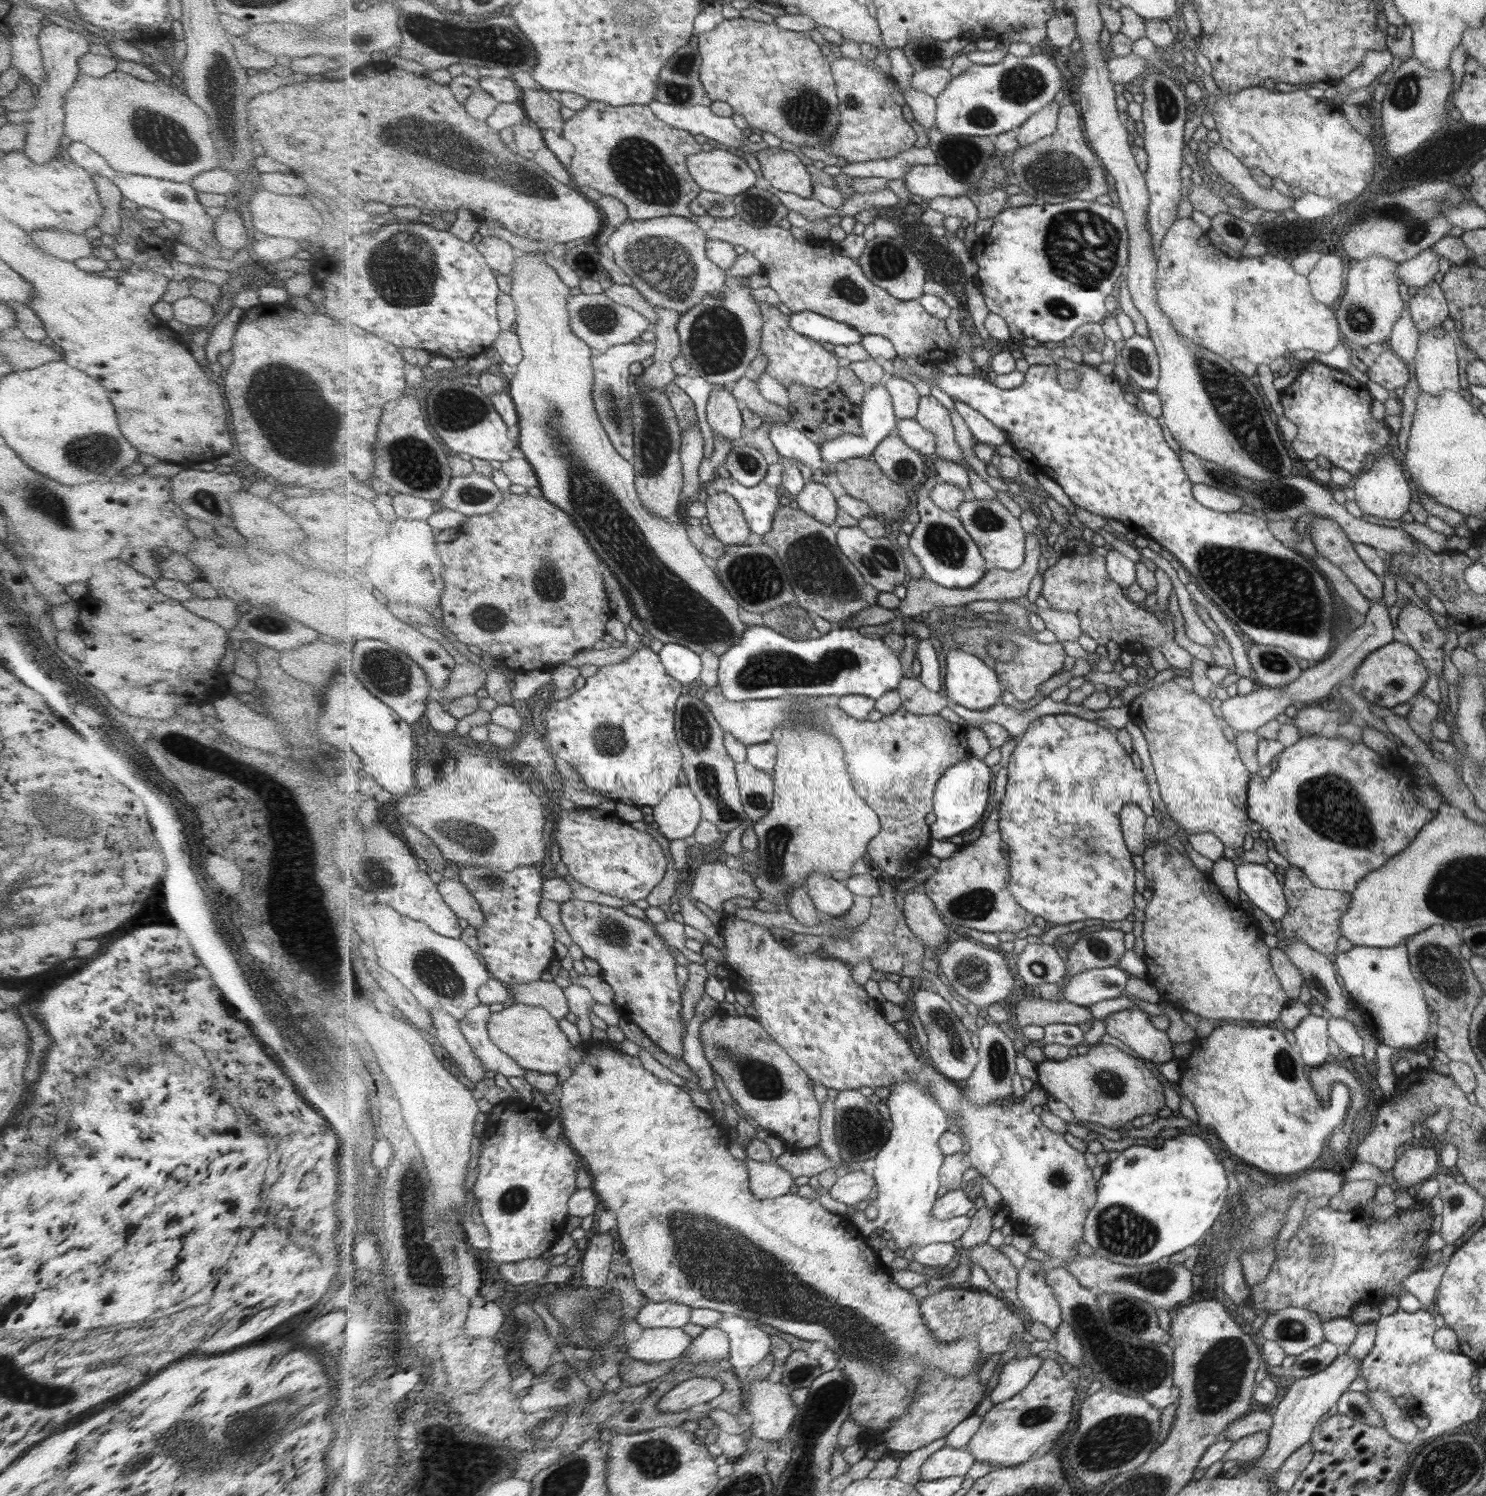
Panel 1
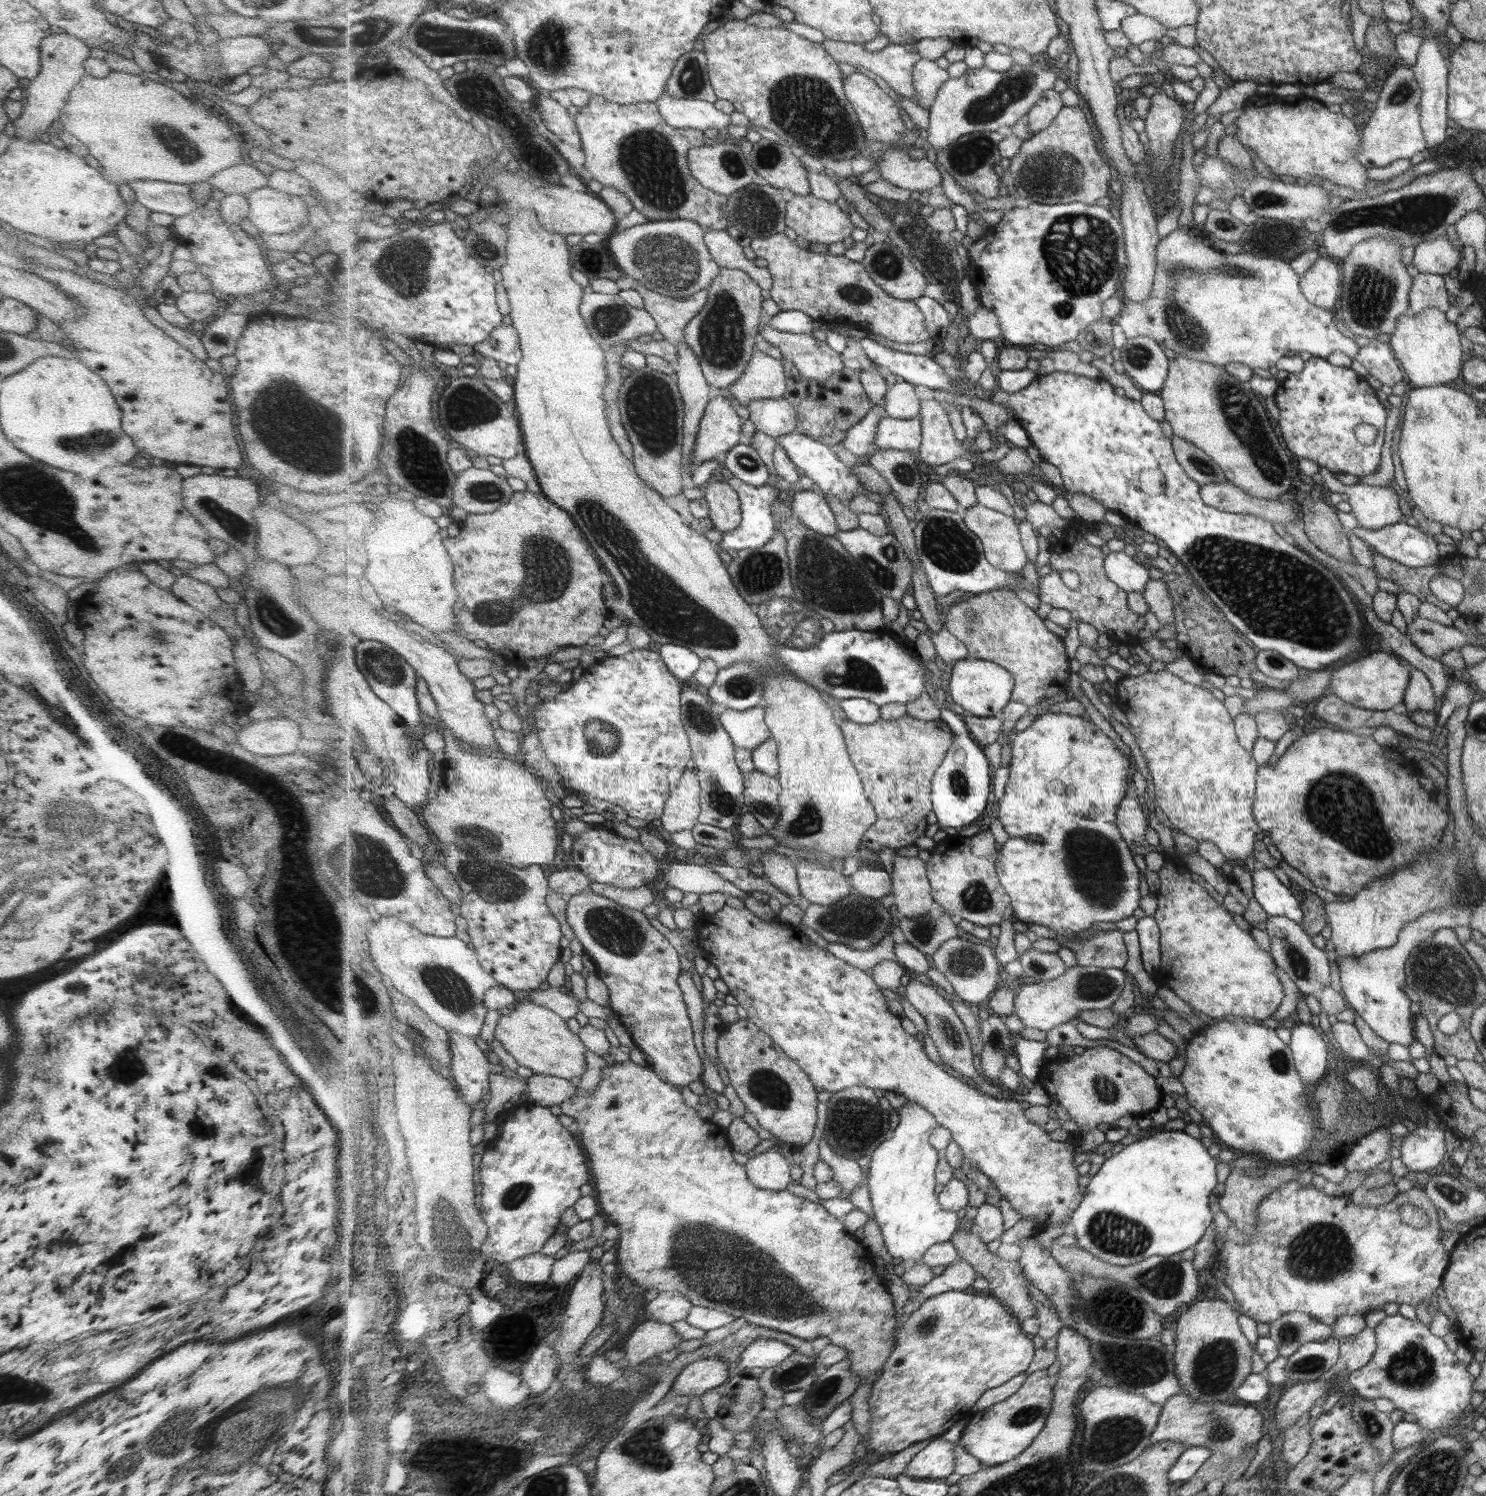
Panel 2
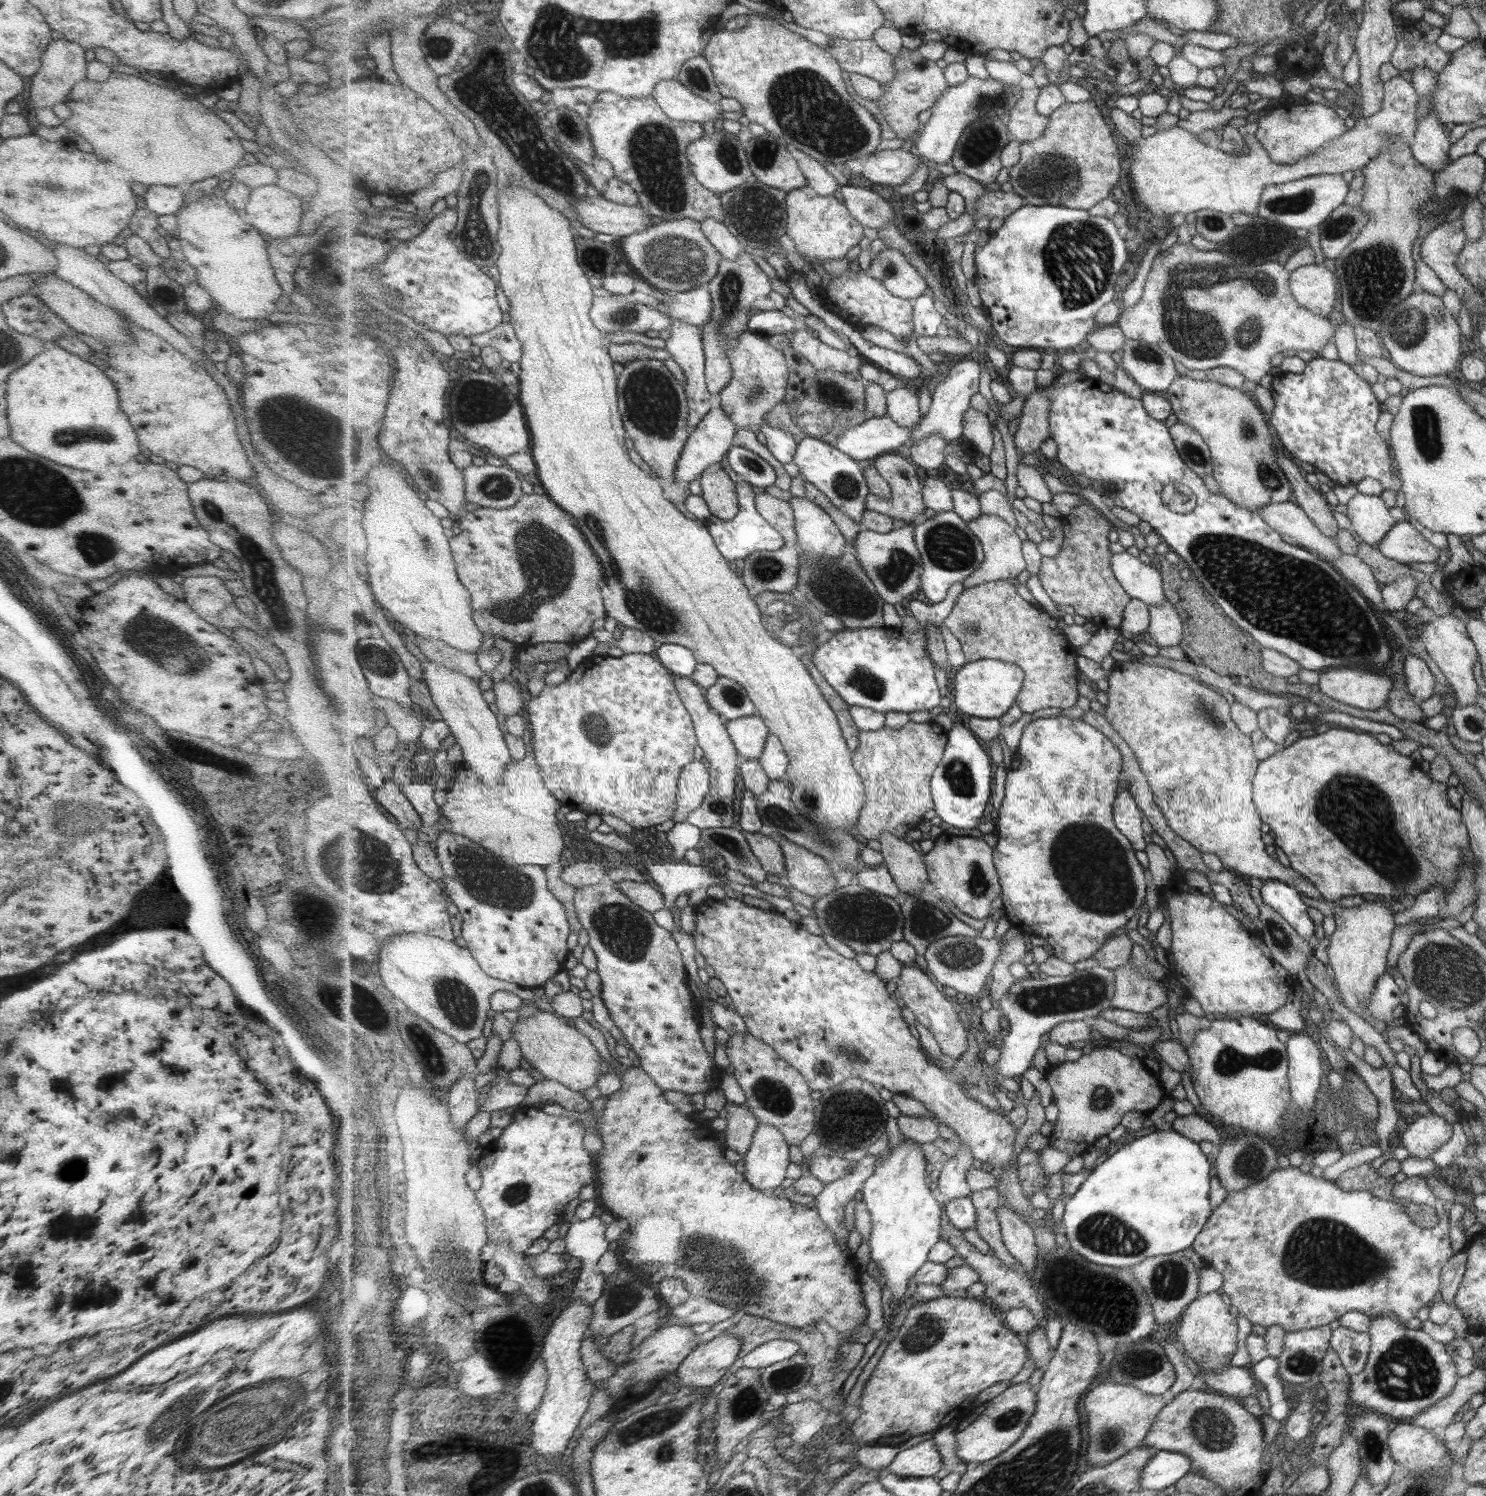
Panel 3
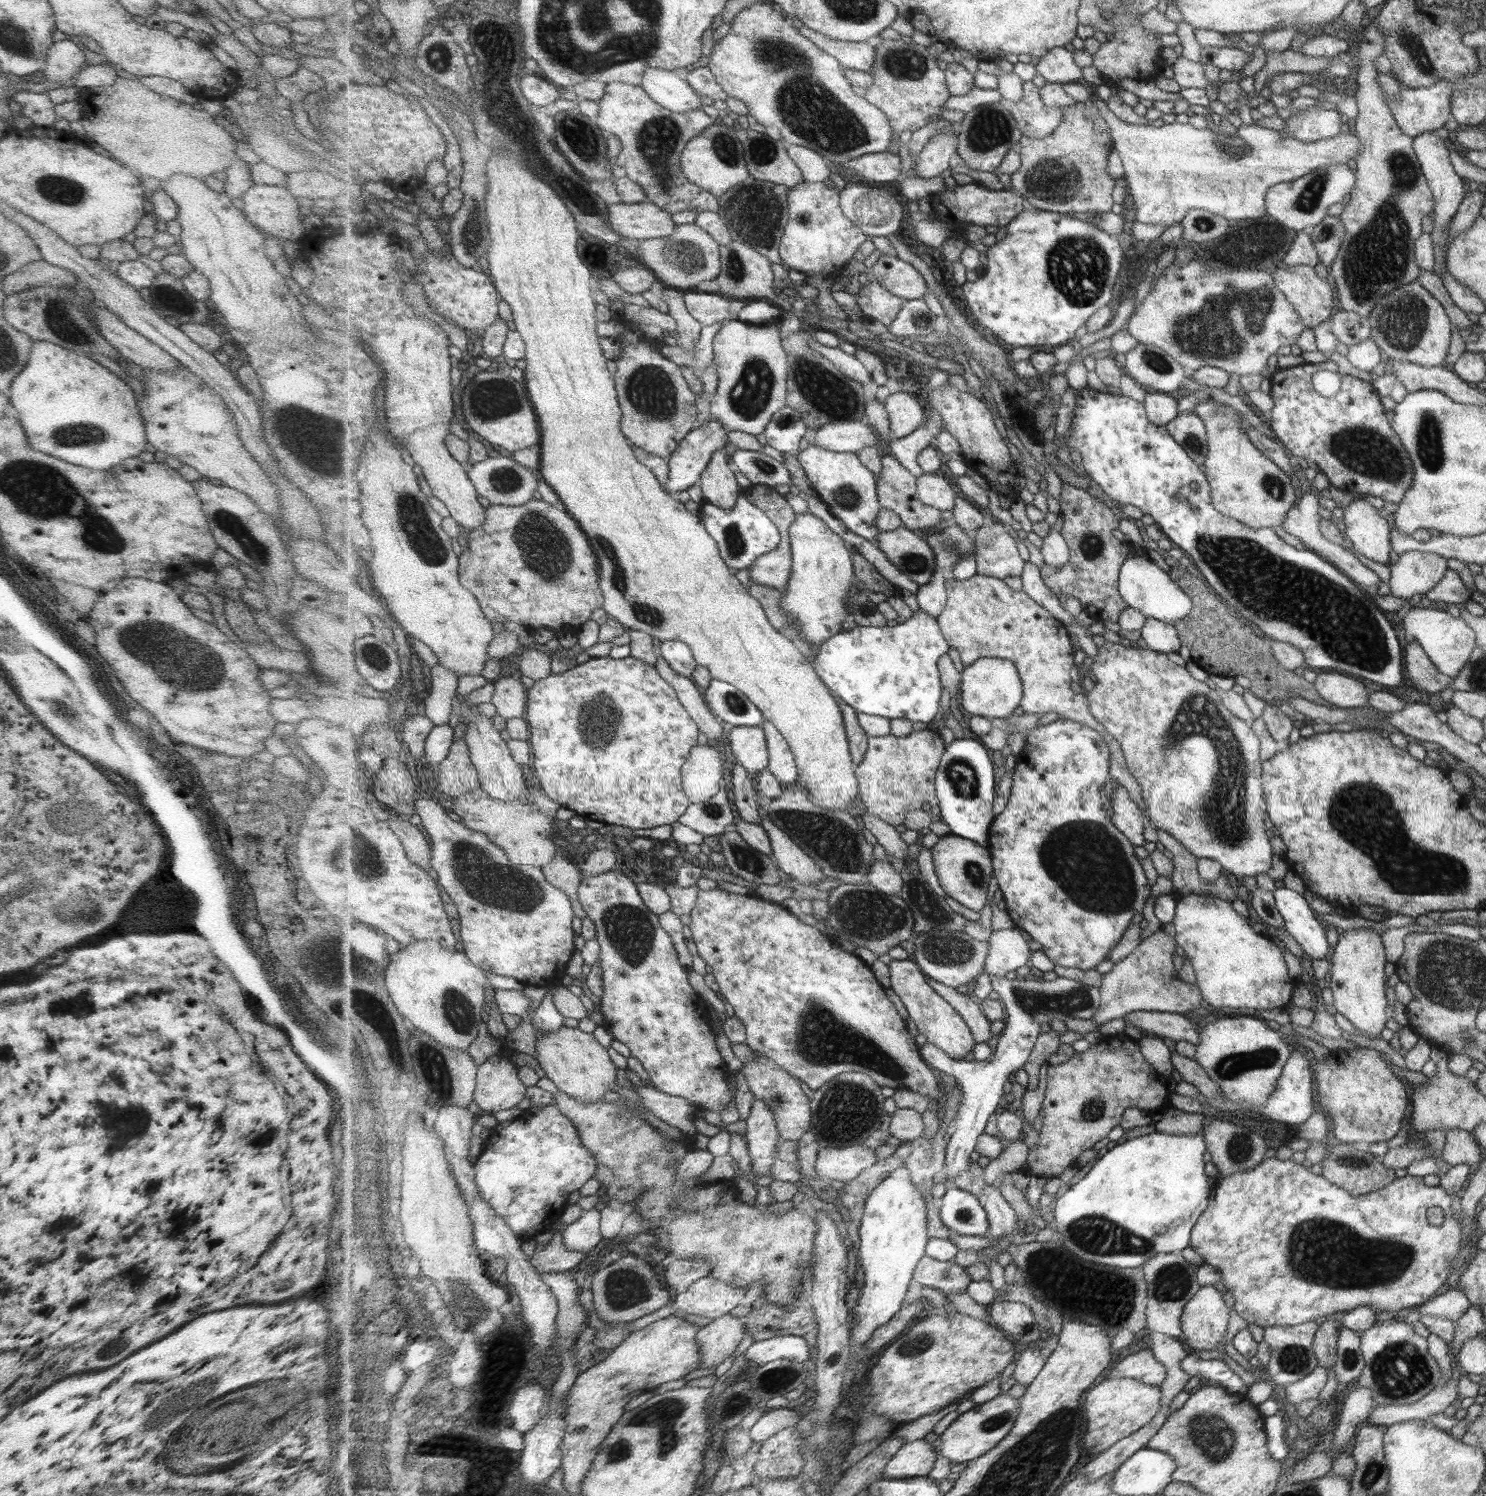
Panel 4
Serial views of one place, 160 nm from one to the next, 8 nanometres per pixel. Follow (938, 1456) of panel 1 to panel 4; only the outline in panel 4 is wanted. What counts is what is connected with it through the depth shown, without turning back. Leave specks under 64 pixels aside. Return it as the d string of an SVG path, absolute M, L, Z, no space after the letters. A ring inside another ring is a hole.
M929 1439L905 1444L889 1462L883 1478L907 1479L928 1476L937 1464L937 1451Z

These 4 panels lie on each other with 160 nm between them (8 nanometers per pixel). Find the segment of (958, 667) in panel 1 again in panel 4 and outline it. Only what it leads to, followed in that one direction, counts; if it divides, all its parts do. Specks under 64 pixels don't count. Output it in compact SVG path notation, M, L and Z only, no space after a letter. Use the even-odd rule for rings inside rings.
M985 657L970 664L963 673L960 695L961 704L967 712L995 720L1009 718L1019 708L1024 698L1024 684L1018 666L1013 661Z

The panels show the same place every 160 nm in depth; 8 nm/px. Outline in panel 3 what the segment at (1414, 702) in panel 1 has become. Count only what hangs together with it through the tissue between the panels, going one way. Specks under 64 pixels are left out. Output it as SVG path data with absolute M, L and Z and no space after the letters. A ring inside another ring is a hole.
M1411 654L1405 655L1403 672L1406 689L1412 699L1427 700L1434 691L1436 680L1427 669L1425 662Z

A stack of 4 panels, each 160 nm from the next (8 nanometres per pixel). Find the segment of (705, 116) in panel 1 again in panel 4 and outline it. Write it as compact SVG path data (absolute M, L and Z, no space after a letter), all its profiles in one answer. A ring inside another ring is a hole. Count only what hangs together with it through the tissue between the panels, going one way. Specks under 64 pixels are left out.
M650 68L644 74L641 86L655 103L679 114L701 109L708 102L687 79L679 78L672 70Z

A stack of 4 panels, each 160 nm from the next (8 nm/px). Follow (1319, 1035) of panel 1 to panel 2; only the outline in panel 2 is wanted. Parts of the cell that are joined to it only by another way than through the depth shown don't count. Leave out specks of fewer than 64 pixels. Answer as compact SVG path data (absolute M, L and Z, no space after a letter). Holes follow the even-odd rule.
M1298 1023L1290 1029L1288 1046L1293 1052L1294 1066L1302 1083L1312 1088L1315 1080L1321 1080L1327 1064L1327 1048L1317 1028L1310 1023Z

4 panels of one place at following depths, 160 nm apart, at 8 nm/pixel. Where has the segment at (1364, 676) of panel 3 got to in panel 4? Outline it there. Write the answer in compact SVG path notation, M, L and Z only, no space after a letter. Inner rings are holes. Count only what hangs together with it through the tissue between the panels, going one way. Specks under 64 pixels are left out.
M1319 673L1313 686L1323 700L1339 709L1365 707L1369 701L1363 684L1343 673Z

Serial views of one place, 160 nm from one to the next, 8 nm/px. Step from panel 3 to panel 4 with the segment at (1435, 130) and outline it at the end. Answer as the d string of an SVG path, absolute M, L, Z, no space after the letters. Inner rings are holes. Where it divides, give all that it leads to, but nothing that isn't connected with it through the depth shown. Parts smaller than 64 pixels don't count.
M1433 131L1414 136L1413 149L1414 154L1417 155L1422 173L1425 175L1434 196L1434 209L1431 212L1434 216L1432 222L1433 228L1430 237L1433 241L1434 273L1440 278L1440 272L1442 271L1443 264L1445 264L1446 248L1448 246L1446 228L1448 227L1449 218L1454 216L1459 203L1464 199L1463 183L1461 183L1458 173L1453 172L1454 167L1450 163L1450 154L1447 146L1445 146L1445 142Z

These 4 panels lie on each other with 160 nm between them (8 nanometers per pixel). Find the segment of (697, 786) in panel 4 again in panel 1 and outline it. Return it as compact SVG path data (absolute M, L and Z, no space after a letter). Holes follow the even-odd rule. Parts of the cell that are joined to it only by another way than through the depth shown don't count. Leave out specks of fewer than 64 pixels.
M687 784L671 789L666 797L653 807L653 818L661 834L668 840L694 836L704 819L701 803Z

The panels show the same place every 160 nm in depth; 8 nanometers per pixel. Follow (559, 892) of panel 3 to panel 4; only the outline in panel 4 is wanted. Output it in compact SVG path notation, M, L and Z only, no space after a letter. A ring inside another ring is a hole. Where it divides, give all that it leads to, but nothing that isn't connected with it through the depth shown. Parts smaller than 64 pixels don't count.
M557 856L549 864L541 867L546 874L547 880L559 890L566 891L574 906L574 915L581 920L588 917L587 911L583 908L578 893L578 888L582 883L582 872L569 860L563 856Z

